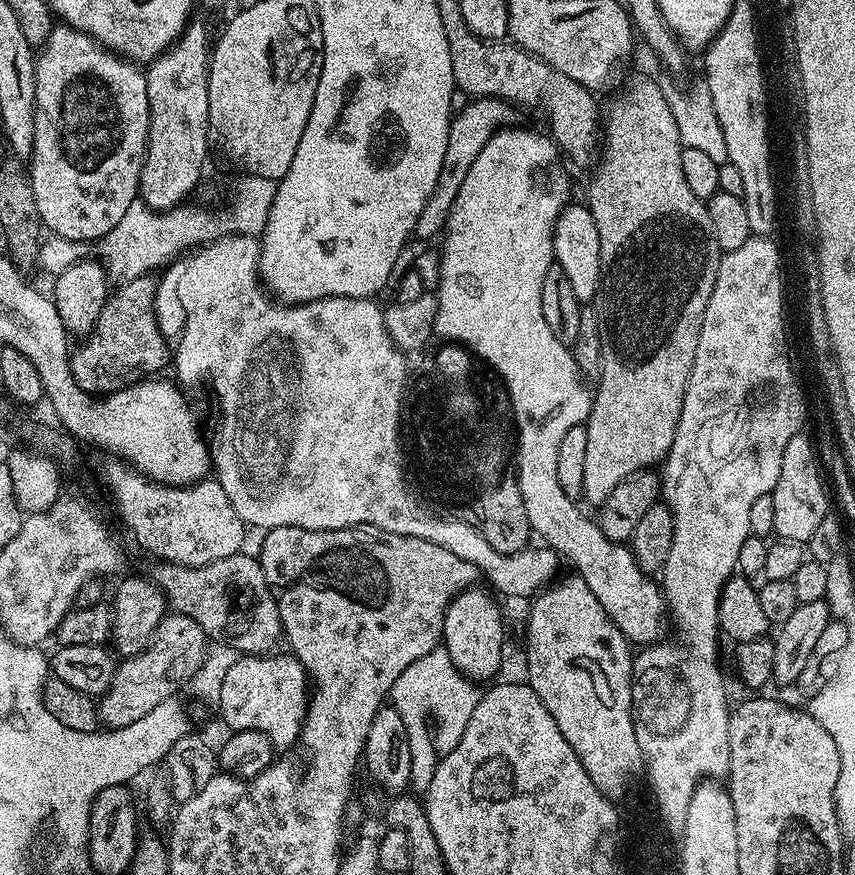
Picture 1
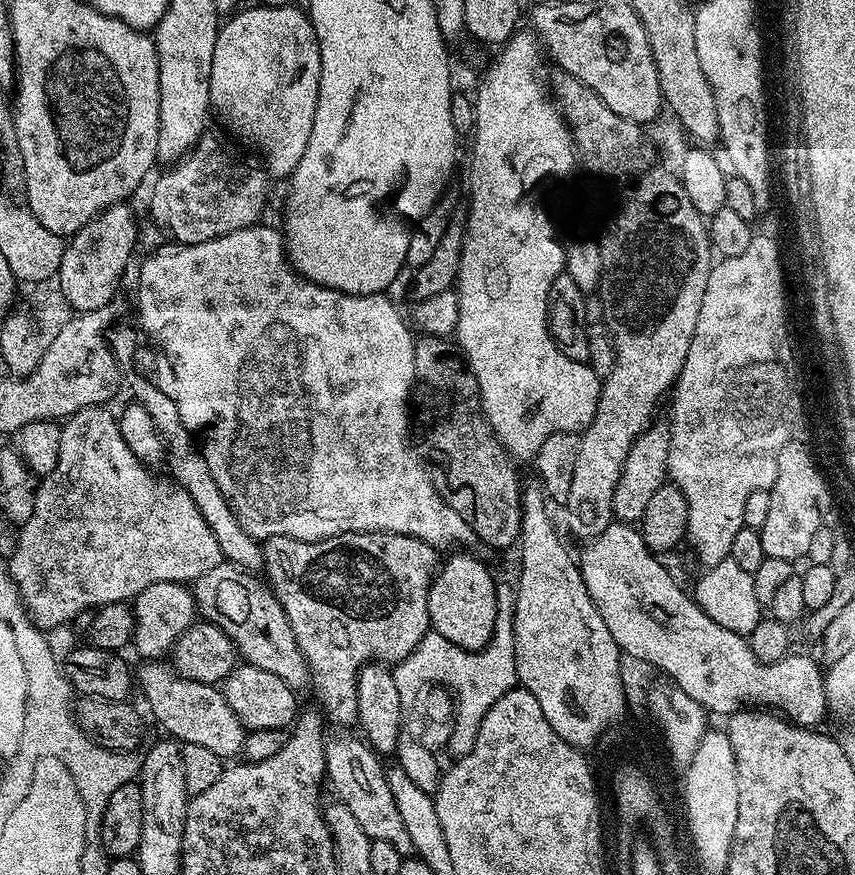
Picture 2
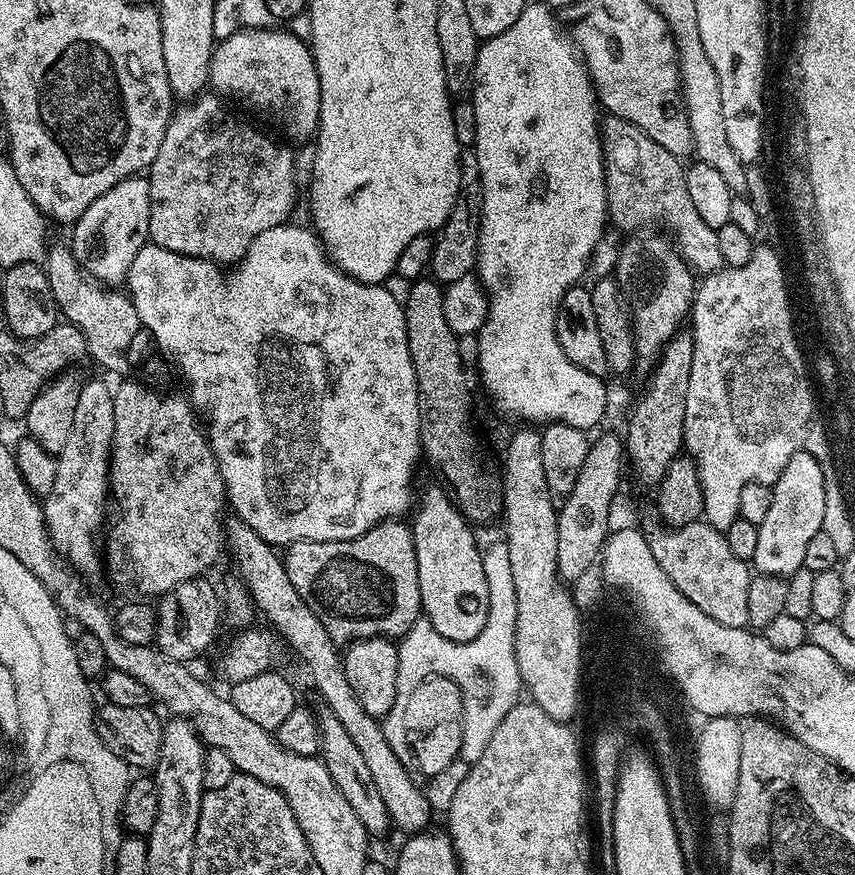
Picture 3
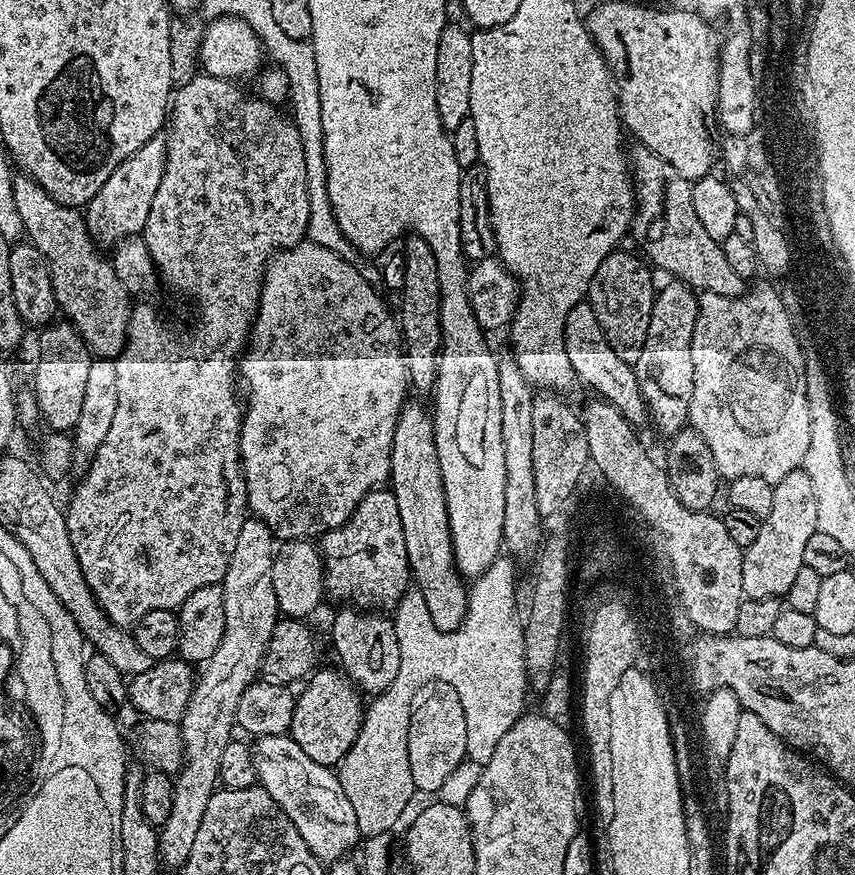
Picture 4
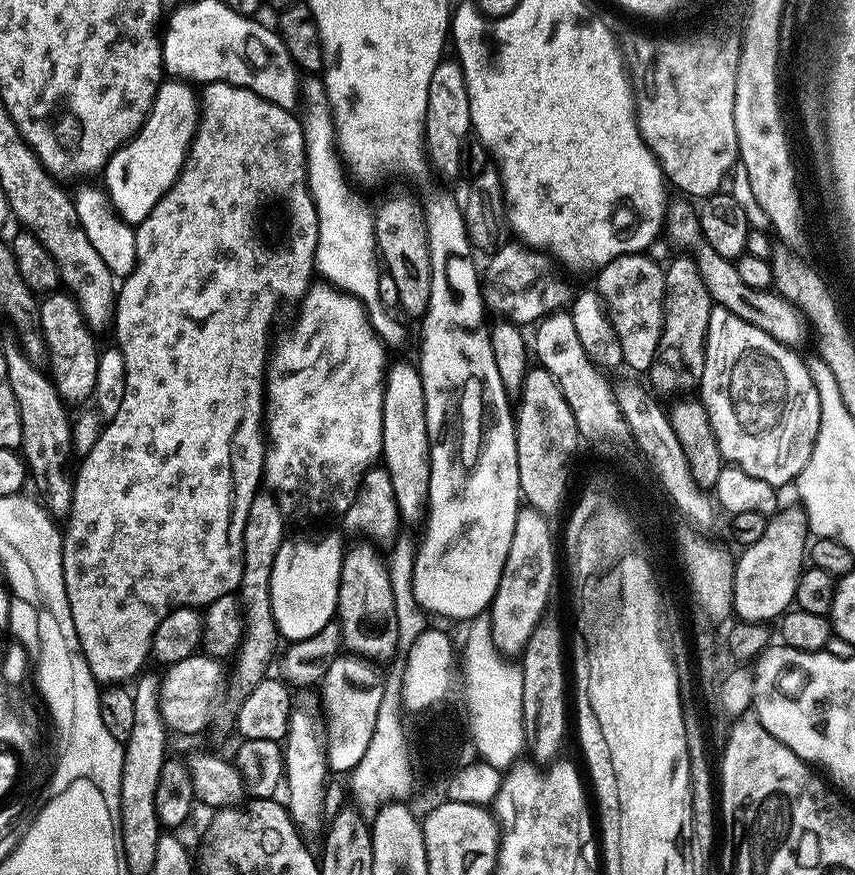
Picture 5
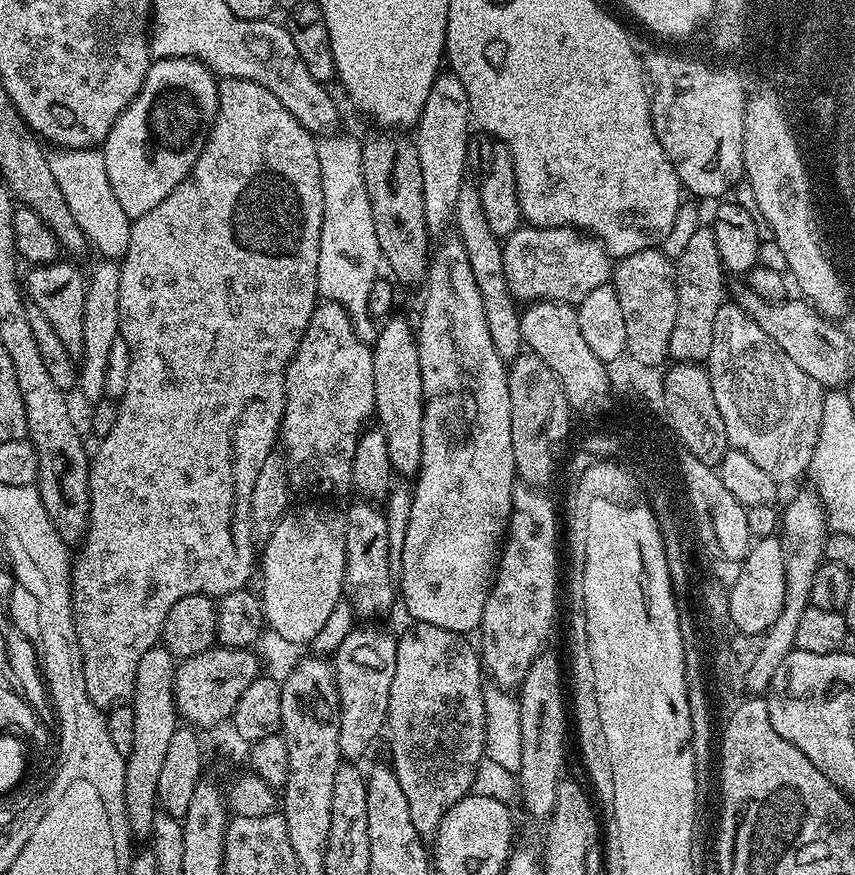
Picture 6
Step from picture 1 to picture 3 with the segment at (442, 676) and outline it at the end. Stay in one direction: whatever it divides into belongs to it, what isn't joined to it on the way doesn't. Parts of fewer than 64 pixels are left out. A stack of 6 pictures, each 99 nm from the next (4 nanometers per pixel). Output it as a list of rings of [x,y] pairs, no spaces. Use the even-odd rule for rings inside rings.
[[[507,543],[492,544],[483,549],[486,582],[490,586],[490,610],[486,626],[478,638],[470,642],[454,642],[442,638],[438,630],[426,618],[417,620],[416,625],[405,632],[398,647],[398,687],[400,692],[418,688],[422,678],[442,674],[458,686],[464,703],[464,731],[476,732],[474,752],[480,756],[490,746],[494,730],[502,726],[502,718],[522,696],[522,681],[516,657],[516,619],[518,618],[518,594],[514,590],[514,574],[510,571],[510,550]]]

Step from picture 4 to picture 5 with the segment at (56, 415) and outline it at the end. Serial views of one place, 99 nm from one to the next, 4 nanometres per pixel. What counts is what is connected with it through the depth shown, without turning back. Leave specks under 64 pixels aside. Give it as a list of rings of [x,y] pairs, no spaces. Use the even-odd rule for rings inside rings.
[[[57,290],[47,293],[39,301],[40,329],[44,335],[46,368],[52,377],[54,386],[65,405],[80,404],[92,400],[94,382],[98,378],[97,337],[84,321],[78,302],[67,291]]]

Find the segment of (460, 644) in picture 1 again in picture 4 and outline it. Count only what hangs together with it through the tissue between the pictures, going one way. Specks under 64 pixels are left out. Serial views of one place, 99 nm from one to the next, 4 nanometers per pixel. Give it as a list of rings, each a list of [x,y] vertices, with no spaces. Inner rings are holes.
[[[416,398],[405,400],[398,414],[388,479],[394,502],[398,502],[398,518],[402,518],[402,534],[406,537],[406,558],[412,580],[426,598],[426,610],[430,610],[434,626],[443,632],[453,632],[468,616],[470,588],[456,567],[432,418],[429,409],[424,409],[419,403],[423,404]]]

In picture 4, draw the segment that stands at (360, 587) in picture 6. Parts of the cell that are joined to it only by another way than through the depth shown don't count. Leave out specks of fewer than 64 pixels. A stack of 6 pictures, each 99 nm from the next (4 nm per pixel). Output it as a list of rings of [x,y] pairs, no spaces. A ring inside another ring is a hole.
[[[344,606],[341,609],[341,612],[332,620],[332,648],[336,651],[337,658],[340,659],[341,665],[339,664],[339,667],[361,693],[367,694],[369,692],[369,697],[375,698],[390,687],[394,678],[398,678],[398,666],[402,662],[402,650],[398,646],[395,623],[389,617],[388,620],[384,617],[387,615],[376,610],[357,610],[352,606]]]

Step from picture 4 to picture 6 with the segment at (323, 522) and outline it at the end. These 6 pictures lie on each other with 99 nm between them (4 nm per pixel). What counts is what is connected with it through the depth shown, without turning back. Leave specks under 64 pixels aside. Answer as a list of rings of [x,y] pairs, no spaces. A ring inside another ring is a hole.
[[[331,302],[317,303],[314,314],[306,326],[306,334],[298,346],[298,350],[292,356],[292,361],[284,370],[284,422],[282,425],[282,455],[288,467],[288,483],[293,493],[301,492],[304,496],[344,496],[353,491],[352,463],[354,462],[354,450],[358,446],[360,433],[365,431],[366,425],[373,419],[376,403],[374,402],[374,358],[371,347],[360,341],[356,333],[357,325],[348,317],[348,311],[341,304]]]

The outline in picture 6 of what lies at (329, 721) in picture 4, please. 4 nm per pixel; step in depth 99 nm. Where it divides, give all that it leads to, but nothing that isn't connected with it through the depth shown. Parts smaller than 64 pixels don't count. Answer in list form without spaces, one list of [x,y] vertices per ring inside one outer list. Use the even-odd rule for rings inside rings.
[[[357,626],[350,634],[346,634],[346,642],[338,646],[334,653],[334,671],[336,685],[340,695],[340,755],[345,761],[352,762],[360,756],[376,740],[376,735],[385,731],[388,722],[388,703],[390,702],[390,682],[394,682],[394,666],[396,665],[397,637],[391,636],[380,626]]]

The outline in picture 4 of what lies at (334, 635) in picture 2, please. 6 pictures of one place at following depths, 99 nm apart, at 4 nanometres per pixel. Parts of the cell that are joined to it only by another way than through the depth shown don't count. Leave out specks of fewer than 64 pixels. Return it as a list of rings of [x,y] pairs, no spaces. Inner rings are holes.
[[[381,486],[366,493],[352,517],[341,528],[331,528],[319,537],[318,547],[324,562],[324,591],[329,597],[344,600],[340,602],[345,605],[360,610],[395,610],[410,587],[412,571],[406,558],[402,518],[398,518],[398,502],[394,502],[394,494],[387,487]]]

